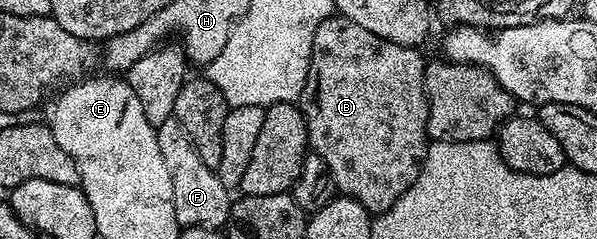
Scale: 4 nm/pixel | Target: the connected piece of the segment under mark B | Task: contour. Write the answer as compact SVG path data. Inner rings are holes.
M331 16L327 20L323 20L323 24L319 24L319 28L315 28L315 40L313 41L307 80L299 99L301 115L305 118L305 131L309 133L309 145L312 153L323 156L323 160L327 160L327 168L331 168L334 187L344 197L359 200L359 204L363 204L363 208L367 208L370 215L373 216L389 210L395 204L395 200L399 200L399 196L403 196L403 192L407 192L407 188L411 184L415 184L431 141L425 130L427 119L429 119L429 97L425 94L427 58L424 58L420 52L421 50L416 46L404 46L392 43L391 40L381 39L373 32L363 28L362 25L355 24L354 20L342 16Z

